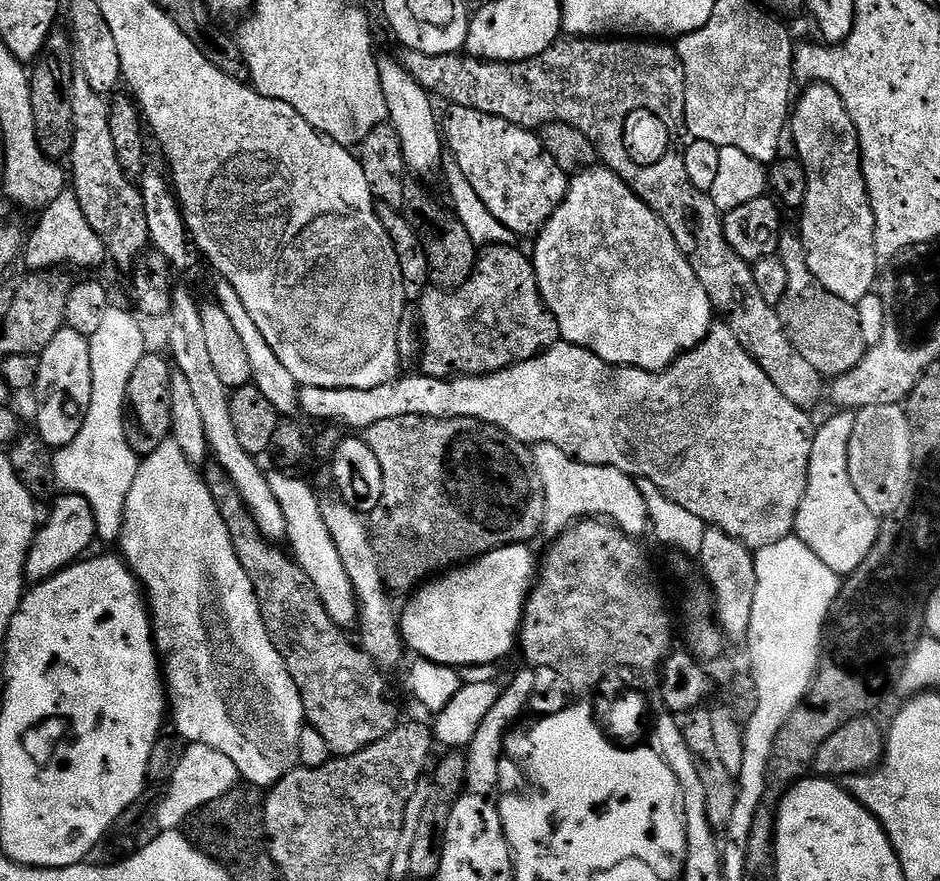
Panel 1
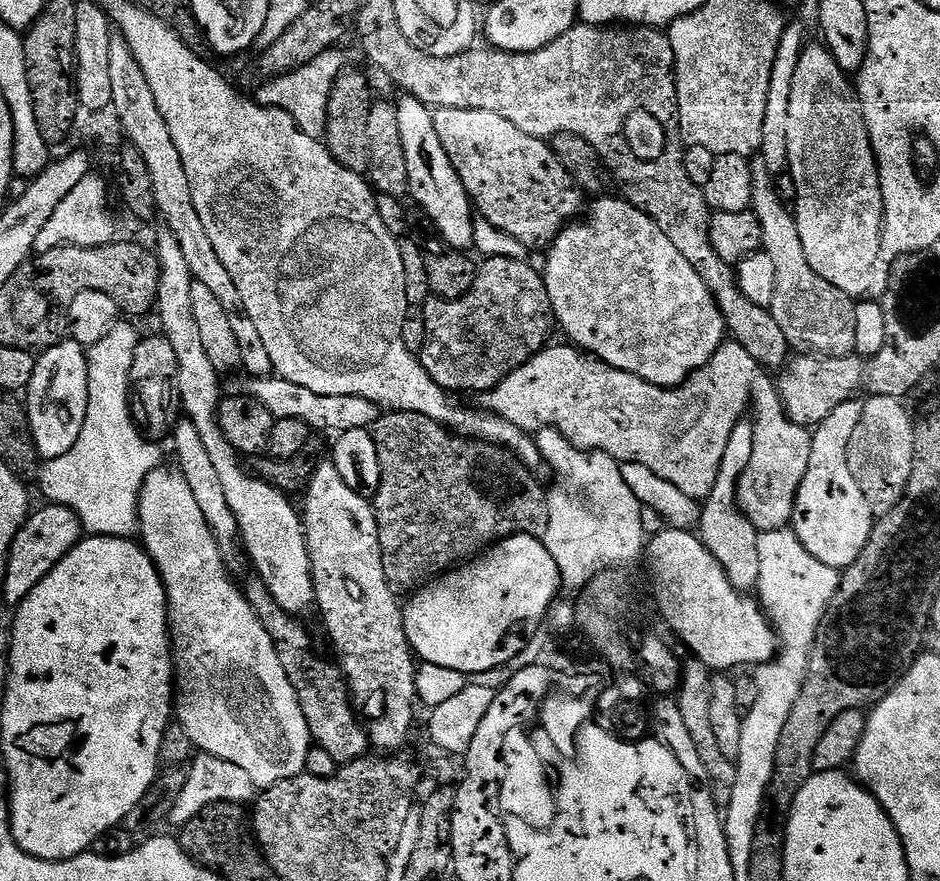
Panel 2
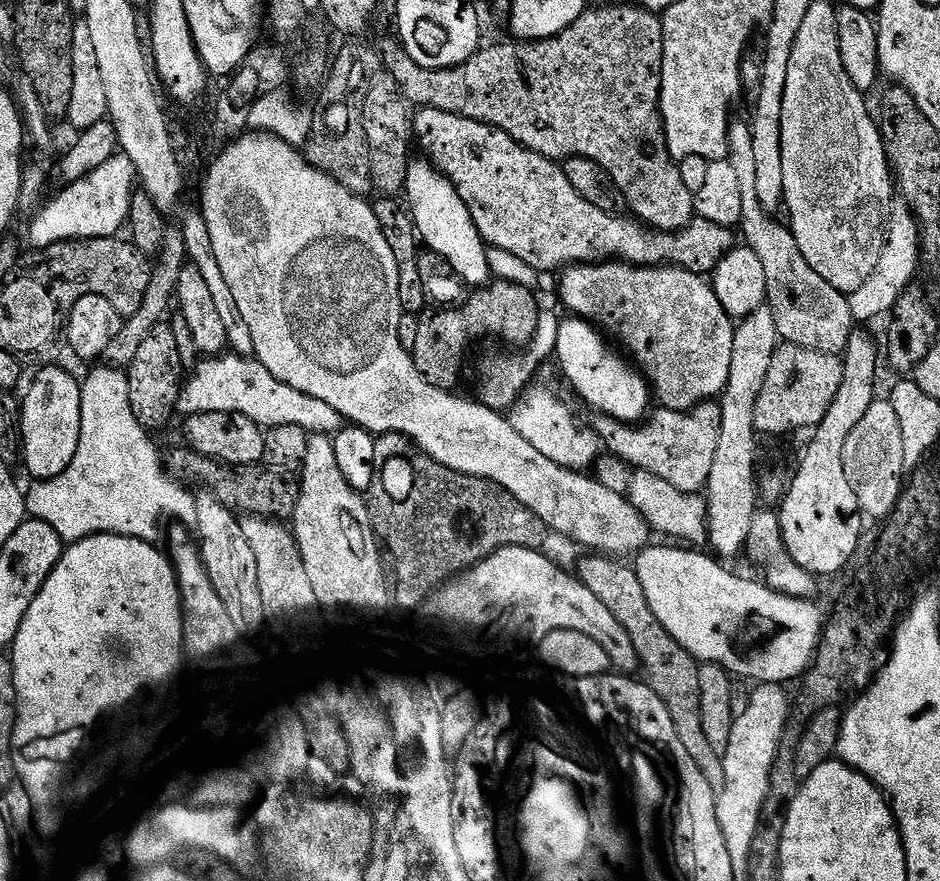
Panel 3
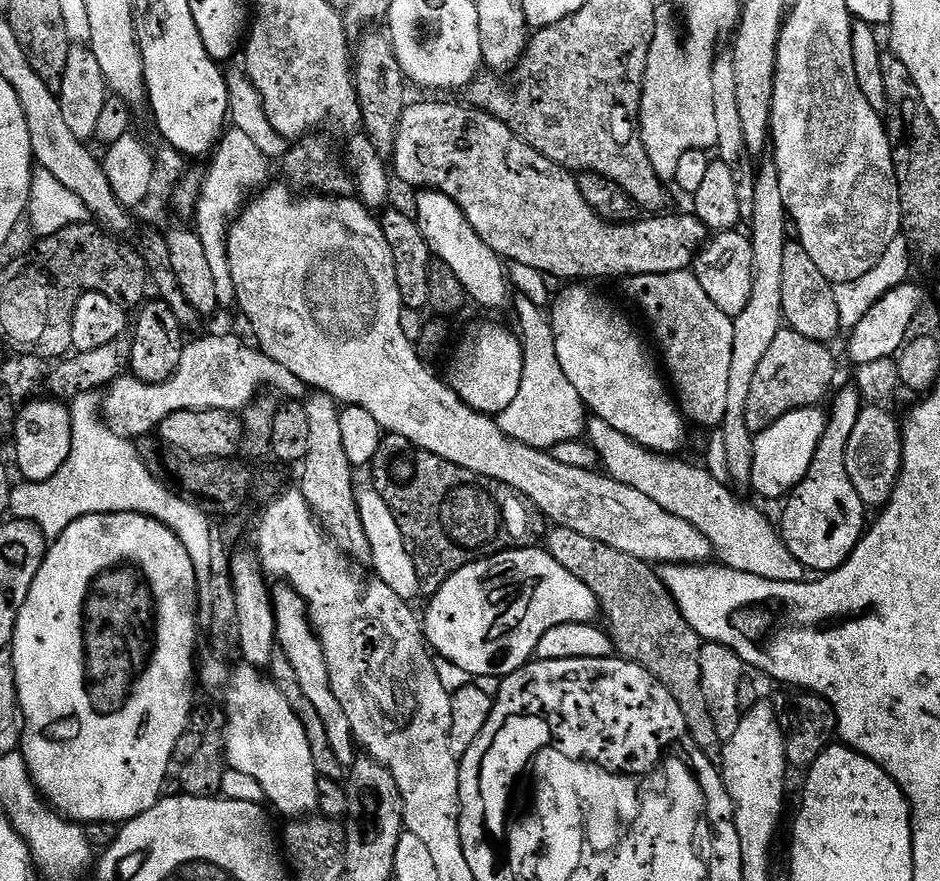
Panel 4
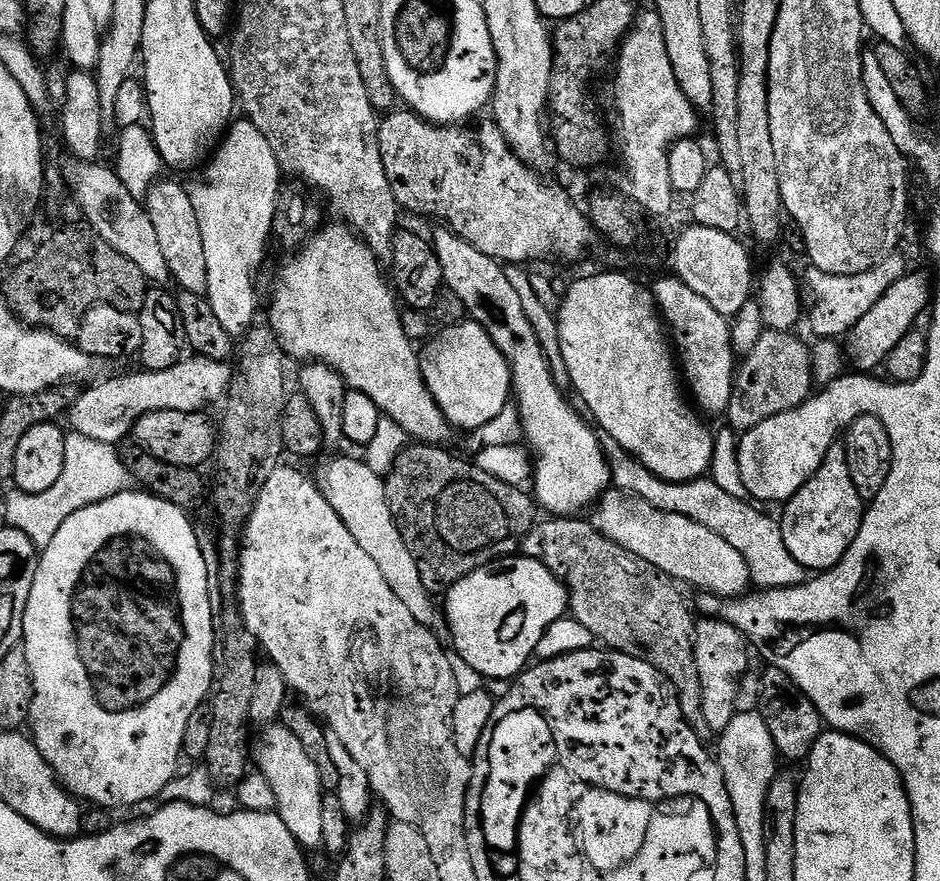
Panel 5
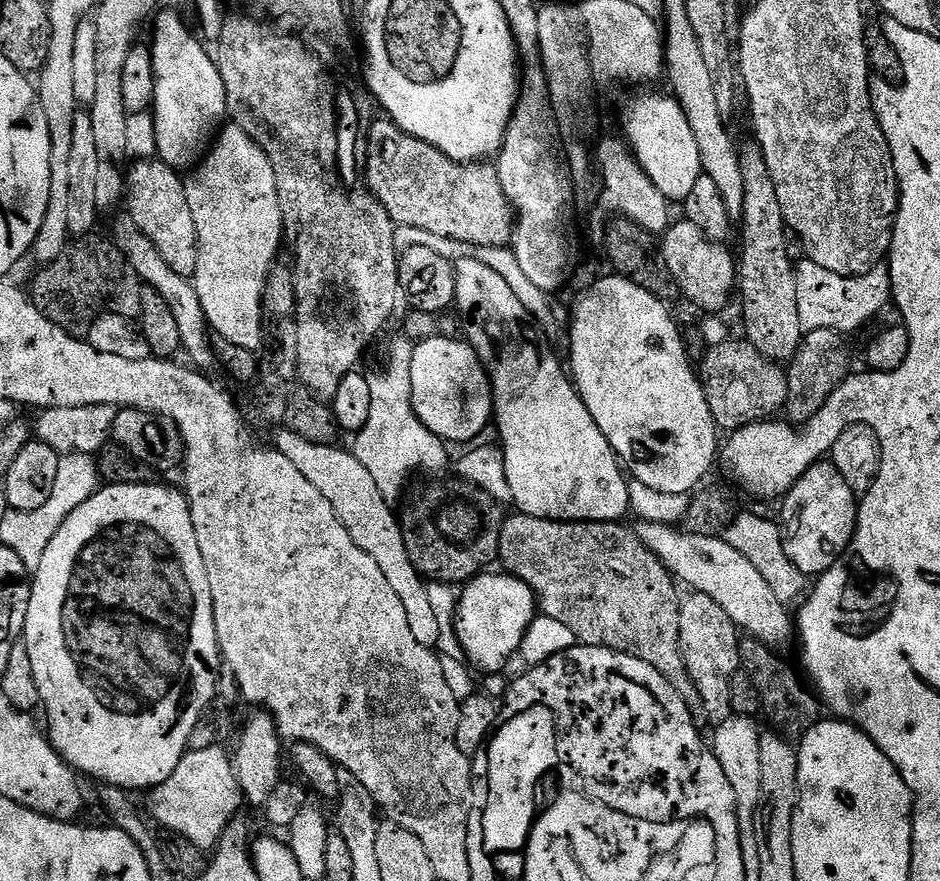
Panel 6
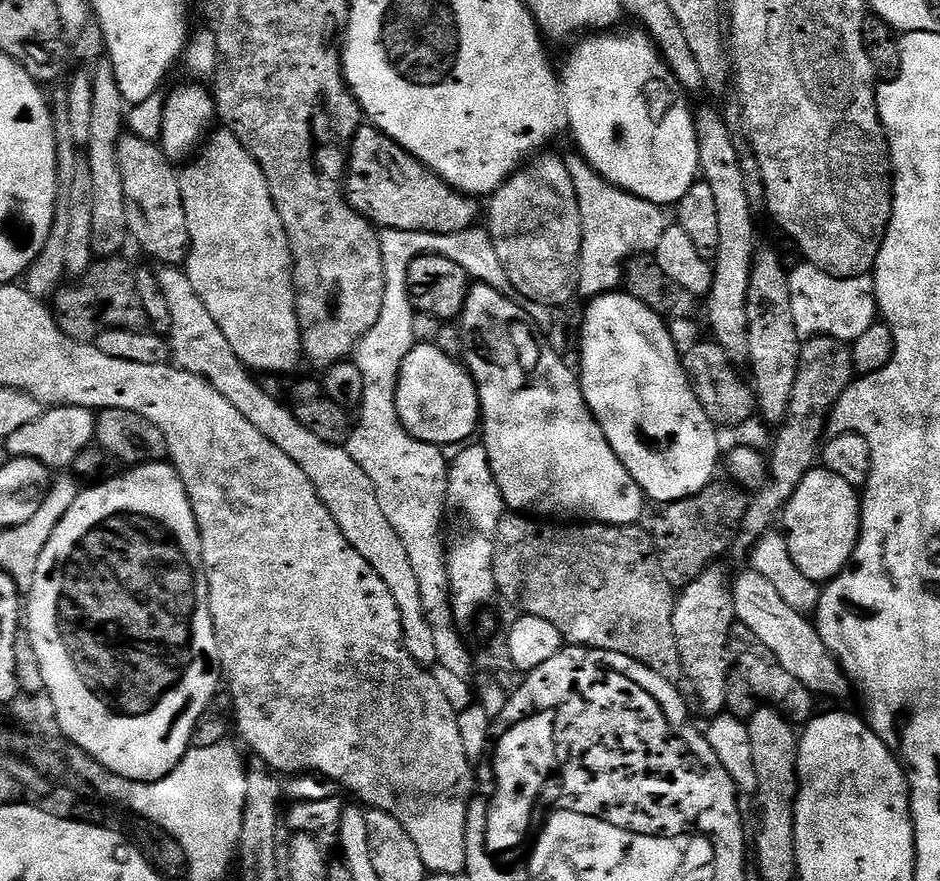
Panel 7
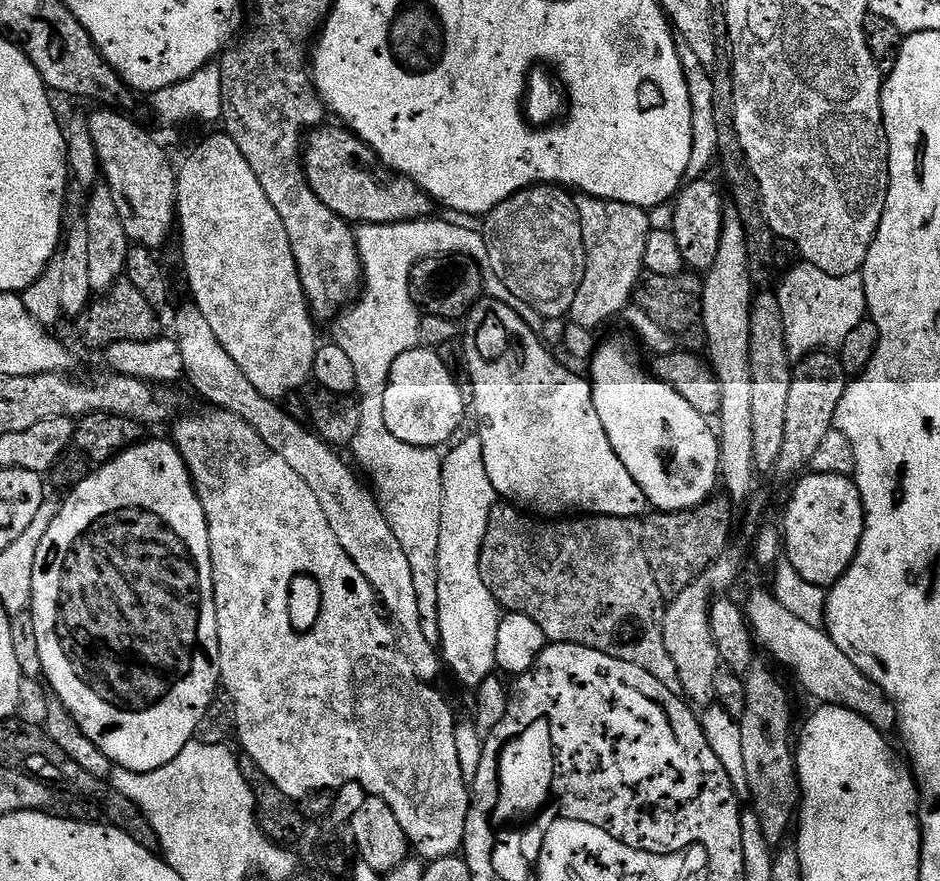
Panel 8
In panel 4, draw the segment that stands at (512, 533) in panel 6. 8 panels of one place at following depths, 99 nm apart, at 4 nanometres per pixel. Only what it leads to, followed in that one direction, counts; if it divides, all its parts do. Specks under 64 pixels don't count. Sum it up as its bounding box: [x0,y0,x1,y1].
[546,527,722,762]

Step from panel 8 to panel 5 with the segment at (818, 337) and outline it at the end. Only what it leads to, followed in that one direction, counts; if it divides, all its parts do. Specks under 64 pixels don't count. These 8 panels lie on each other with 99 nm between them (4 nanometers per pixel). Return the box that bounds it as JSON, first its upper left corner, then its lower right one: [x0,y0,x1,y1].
[806,254,906,338]

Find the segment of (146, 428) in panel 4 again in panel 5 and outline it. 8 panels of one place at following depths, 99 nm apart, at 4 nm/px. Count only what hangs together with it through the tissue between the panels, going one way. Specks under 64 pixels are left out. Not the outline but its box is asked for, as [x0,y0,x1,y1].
[70,354,233,446]

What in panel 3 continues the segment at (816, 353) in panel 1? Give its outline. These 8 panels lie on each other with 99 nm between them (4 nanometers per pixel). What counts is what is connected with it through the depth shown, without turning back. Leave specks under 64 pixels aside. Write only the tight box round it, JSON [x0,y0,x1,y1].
[728,119,854,353]

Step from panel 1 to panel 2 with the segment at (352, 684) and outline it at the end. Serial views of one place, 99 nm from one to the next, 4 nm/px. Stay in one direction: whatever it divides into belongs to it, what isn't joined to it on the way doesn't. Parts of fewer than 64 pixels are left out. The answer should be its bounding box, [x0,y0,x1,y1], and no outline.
[246,578,370,766]

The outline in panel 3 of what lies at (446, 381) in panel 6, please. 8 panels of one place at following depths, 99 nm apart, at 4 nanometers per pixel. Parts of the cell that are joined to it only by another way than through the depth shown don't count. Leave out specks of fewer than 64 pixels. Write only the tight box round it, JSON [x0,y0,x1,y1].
[478,304,562,412]

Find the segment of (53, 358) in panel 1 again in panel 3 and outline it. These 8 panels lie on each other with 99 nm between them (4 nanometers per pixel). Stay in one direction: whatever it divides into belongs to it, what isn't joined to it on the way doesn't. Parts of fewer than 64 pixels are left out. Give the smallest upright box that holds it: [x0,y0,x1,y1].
[20,365,82,478]

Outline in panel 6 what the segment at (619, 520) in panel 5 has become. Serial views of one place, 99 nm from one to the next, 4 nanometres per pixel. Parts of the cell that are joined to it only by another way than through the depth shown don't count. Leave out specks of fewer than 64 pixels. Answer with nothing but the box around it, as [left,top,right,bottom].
[634,521,794,646]

